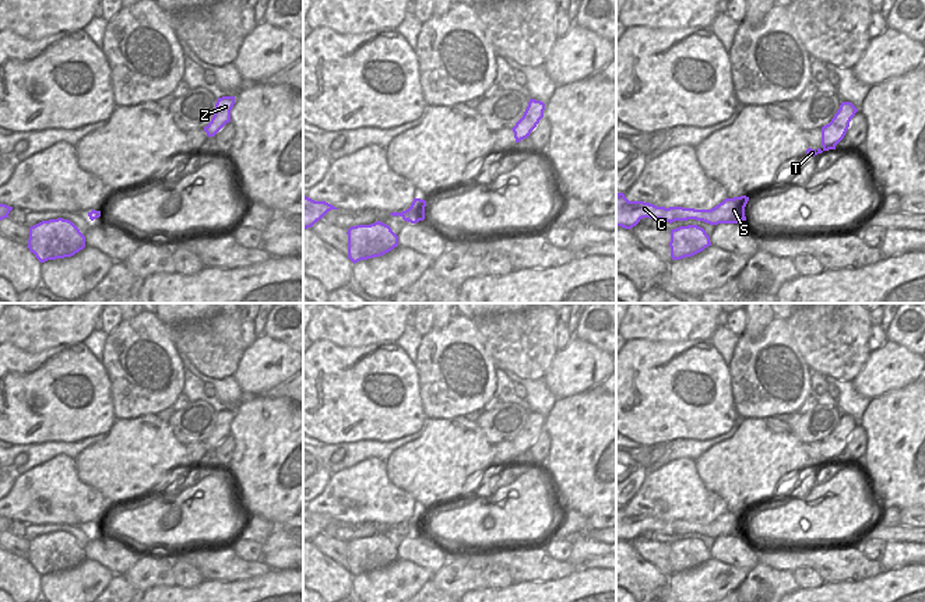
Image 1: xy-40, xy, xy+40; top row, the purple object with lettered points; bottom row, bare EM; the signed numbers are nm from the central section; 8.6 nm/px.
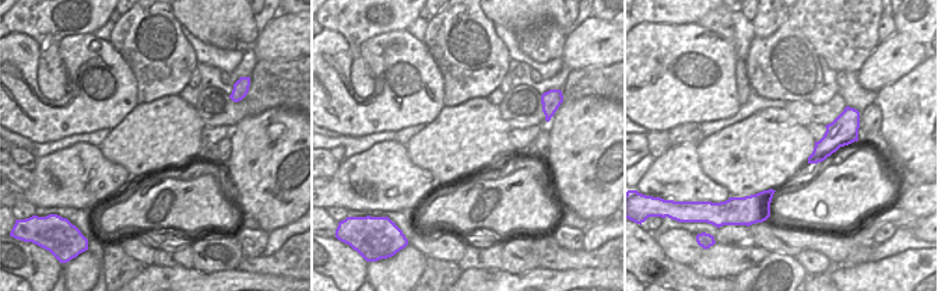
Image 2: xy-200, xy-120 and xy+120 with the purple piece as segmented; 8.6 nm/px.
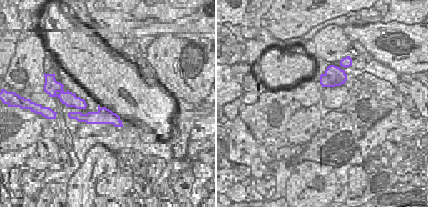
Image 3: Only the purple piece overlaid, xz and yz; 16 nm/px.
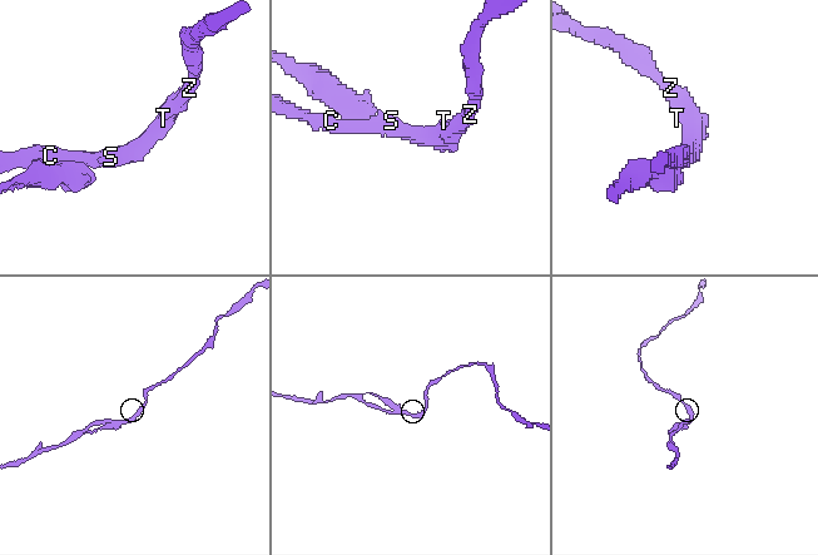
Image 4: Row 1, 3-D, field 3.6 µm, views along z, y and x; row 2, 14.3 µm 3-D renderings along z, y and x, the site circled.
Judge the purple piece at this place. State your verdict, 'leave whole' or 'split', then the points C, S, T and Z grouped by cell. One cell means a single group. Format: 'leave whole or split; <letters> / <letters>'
leave whole; C S T Z

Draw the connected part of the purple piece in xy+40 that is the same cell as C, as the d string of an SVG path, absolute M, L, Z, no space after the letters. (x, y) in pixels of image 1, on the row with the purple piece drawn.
M623 193L616 194L616 226L632 229L643 218L661 219L669 223L675 221L696 219L710 225L738 223L746 221L745 207L749 197L725 198L711 210L694 210L683 207L657 207L644 201L629 201Z

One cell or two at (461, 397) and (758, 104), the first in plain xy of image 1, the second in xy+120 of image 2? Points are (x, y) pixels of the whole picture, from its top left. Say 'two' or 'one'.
two

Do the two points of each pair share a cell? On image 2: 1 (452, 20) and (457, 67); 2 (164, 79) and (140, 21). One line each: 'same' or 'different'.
1: same
2: same

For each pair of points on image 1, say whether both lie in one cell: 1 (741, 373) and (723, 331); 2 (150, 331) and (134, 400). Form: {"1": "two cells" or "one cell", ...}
{"1": "two cells", "2": "one cell"}

